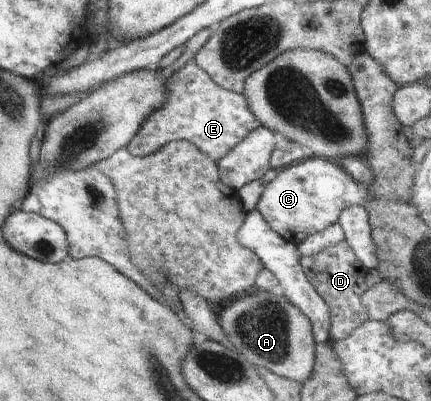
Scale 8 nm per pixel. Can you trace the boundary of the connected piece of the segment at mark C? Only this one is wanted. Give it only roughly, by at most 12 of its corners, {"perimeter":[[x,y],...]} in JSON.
{"perimeter":[[310,157],[267,183],[255,209],[297,246],[363,207],[366,188]]}

